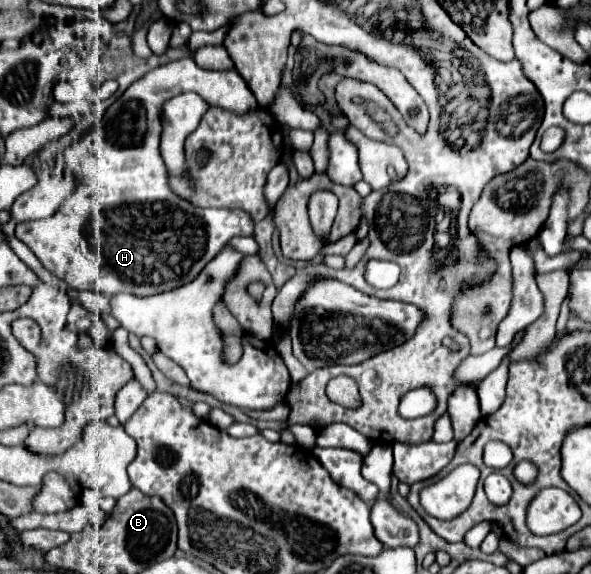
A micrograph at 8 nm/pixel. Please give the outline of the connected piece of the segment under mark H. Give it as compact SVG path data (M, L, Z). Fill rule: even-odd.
M180 58L162 64L136 80L102 116L100 124L90 128L80 140L68 146L54 158L52 170L60 170L64 176L76 178L74 192L62 202L54 216L40 222L22 222L16 226L16 238L22 240L44 264L46 270L62 278L70 288L96 290L112 296L128 292L134 296L152 296L174 290L194 280L200 270L226 246L234 236L250 236L254 230L252 218L242 210L216 210L216 208L194 208L168 188L168 170L162 162L160 144L160 116L162 104L172 96L196 90L210 106L226 108L228 112L240 114L256 108L256 98L248 88L246 80L236 72L212 72L196 66L192 58Z

